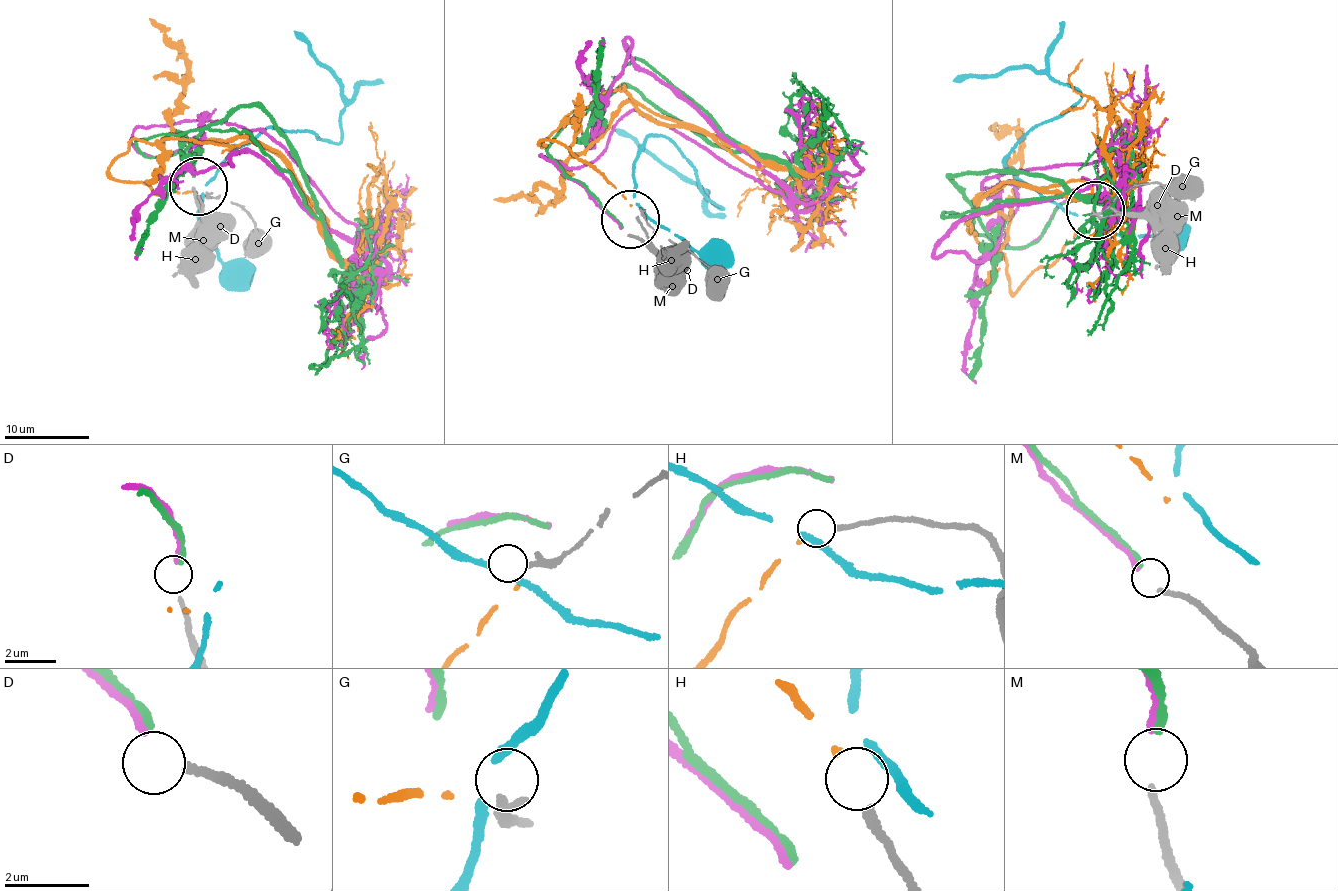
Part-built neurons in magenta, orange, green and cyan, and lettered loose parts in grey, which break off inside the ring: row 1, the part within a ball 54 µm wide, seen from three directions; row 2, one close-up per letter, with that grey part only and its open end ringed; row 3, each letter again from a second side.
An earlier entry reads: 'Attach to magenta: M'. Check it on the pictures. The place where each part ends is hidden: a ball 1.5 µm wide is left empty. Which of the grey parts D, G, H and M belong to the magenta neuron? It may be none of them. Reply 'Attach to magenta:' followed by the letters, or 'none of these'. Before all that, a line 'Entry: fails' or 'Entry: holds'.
Entry: holds
Attach to magenta: M

